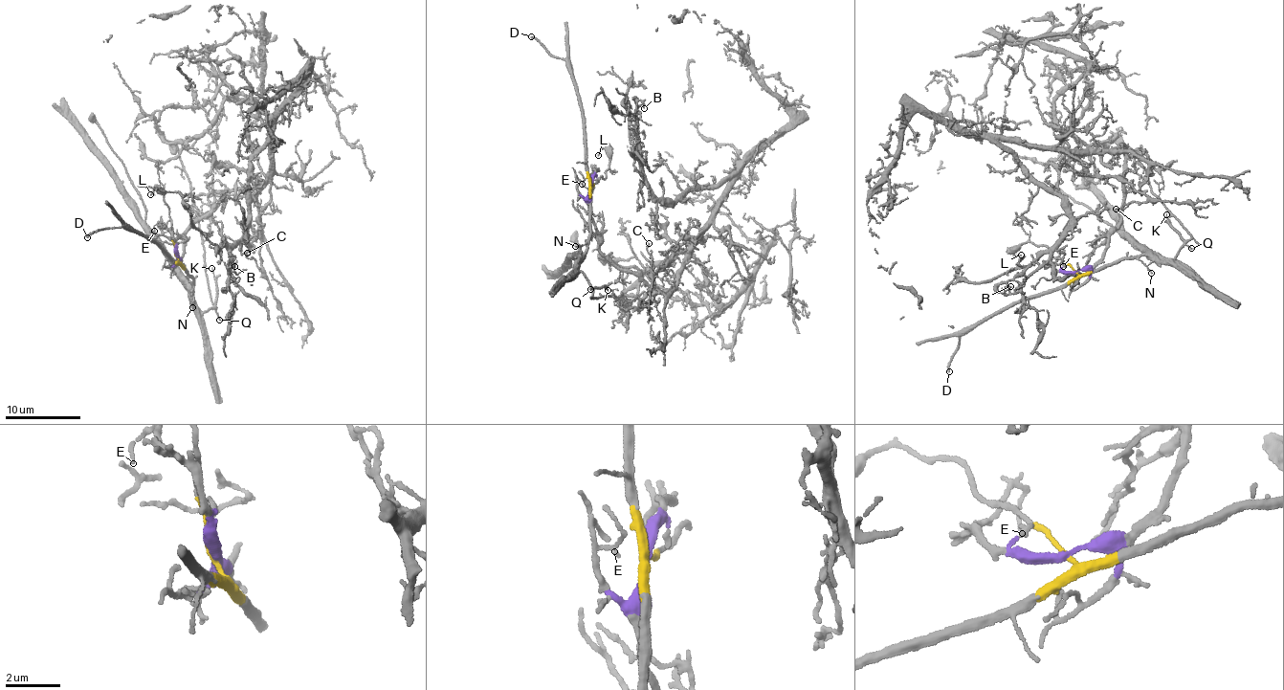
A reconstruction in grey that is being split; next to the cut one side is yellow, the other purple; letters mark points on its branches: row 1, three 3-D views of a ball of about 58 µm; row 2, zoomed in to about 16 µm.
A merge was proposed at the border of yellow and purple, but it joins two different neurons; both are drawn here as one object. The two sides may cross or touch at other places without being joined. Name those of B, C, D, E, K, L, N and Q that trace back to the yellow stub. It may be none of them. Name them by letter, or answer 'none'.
D, K, L, N, Q

